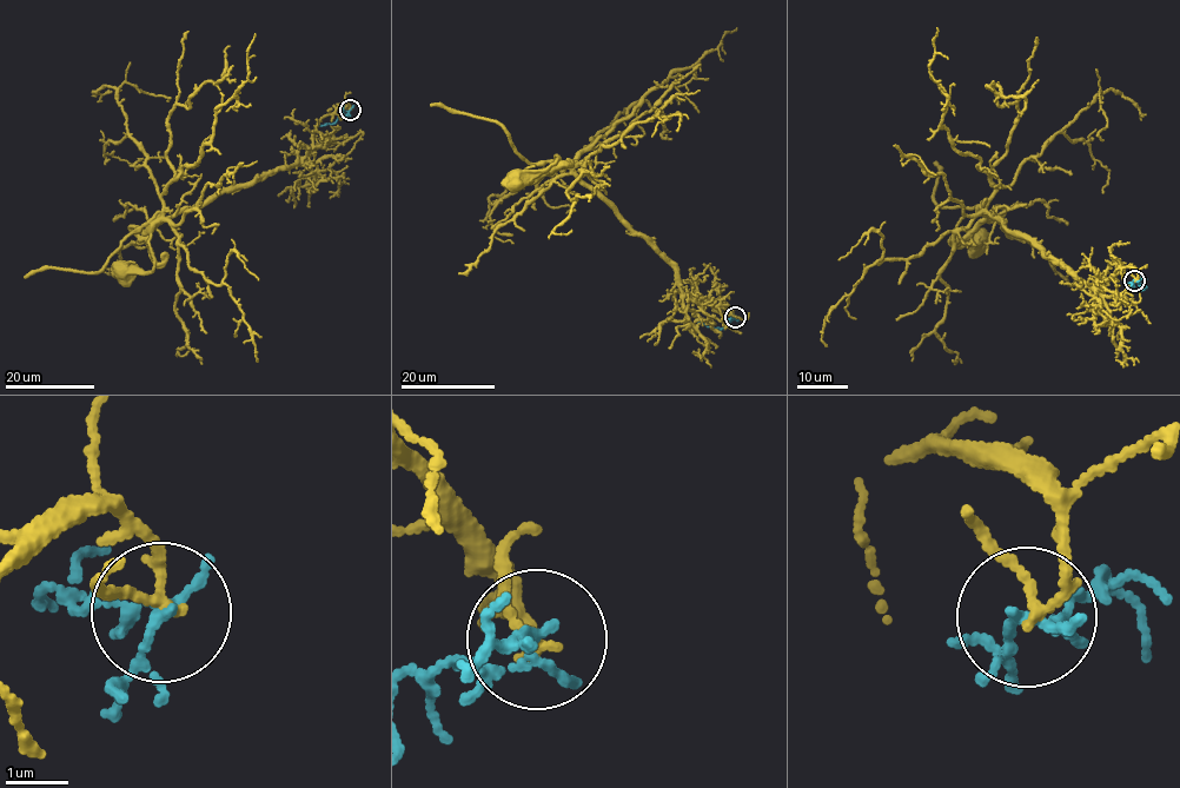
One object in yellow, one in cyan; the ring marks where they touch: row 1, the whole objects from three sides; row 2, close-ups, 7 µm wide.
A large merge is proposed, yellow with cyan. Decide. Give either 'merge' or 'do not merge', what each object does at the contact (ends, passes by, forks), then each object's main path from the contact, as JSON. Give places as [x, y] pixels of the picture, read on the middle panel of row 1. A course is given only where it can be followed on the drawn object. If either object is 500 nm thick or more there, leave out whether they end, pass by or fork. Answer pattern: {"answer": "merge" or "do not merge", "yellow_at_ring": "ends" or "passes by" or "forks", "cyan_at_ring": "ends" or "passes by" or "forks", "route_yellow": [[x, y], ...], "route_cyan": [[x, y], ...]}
{"answer": "do not merge", "yellow_at_ring": "passes by", "cyan_at_ring": "forks", "route_yellow": [[735, 316], [724, 300], [684, 295], [668, 259], [556, 161], [557, 156], [544, 171], [522, 171], [516, 178]], "route_cyan": [[734, 317], [723, 323], [721, 329], [698, 324]]}

